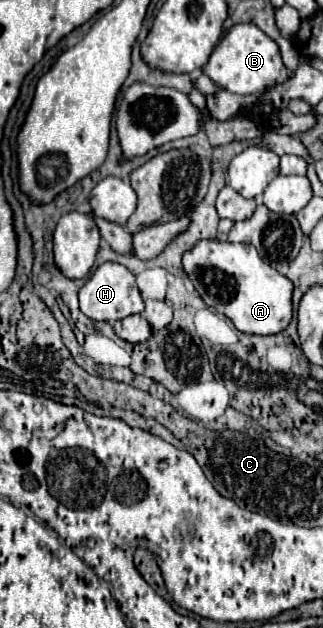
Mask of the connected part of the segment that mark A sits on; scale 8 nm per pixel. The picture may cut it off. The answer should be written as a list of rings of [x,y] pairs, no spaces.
[[[198,241],[194,249],[184,253],[182,265],[204,303],[224,313],[238,331],[248,335],[276,335],[292,321],[292,281],[264,263],[252,245]]]

